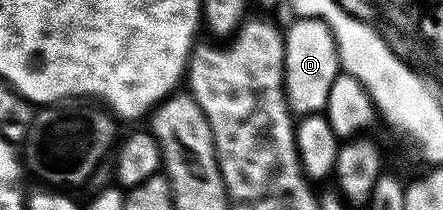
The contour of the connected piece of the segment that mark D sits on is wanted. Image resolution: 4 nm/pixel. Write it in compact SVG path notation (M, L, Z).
M301 17L284 33L284 93L296 115L320 115L328 108L330 87L340 69L336 40L319 17Z

